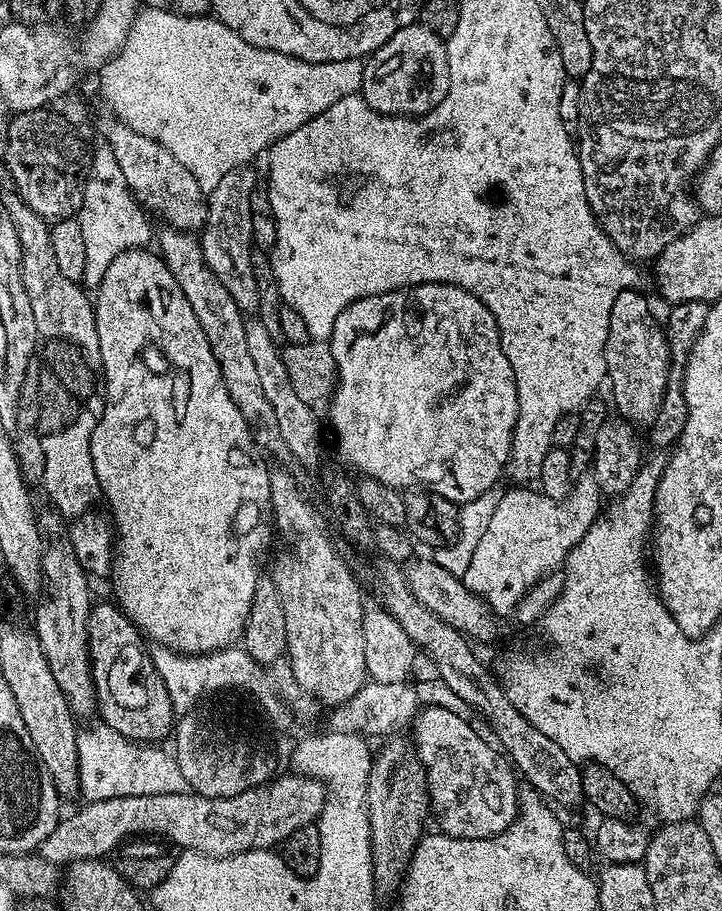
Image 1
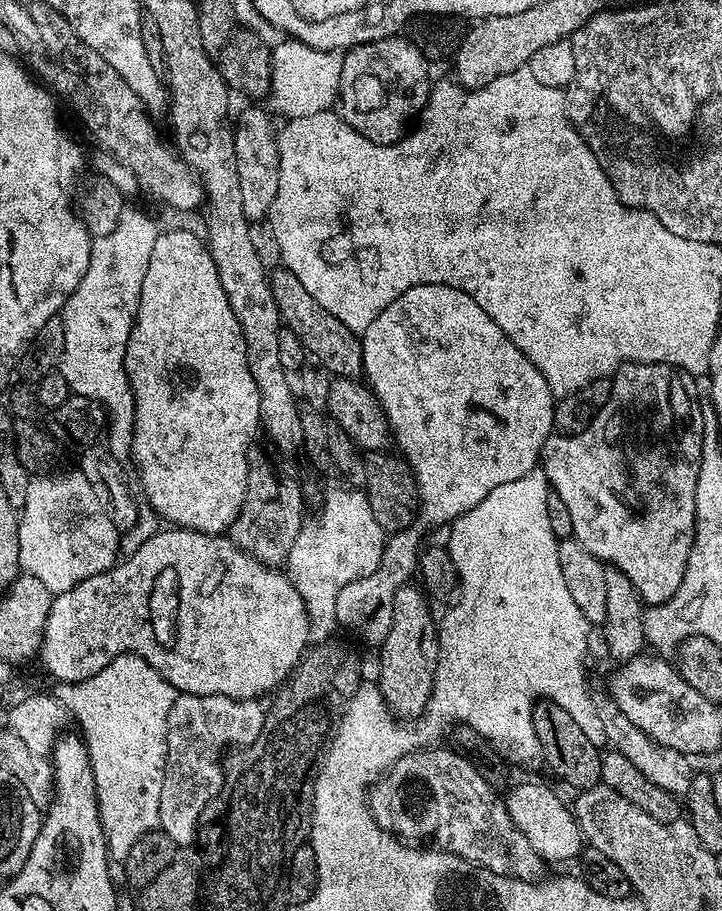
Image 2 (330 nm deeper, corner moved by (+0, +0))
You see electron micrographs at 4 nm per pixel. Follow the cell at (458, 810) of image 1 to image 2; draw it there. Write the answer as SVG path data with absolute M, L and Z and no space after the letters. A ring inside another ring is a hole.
M520 784L509 787L506 792L508 813L530 842L534 850L546 862L552 860L575 861L582 851L580 826L573 809L564 805L564 800L552 788L544 784ZM508 795L508 796L507 796Z

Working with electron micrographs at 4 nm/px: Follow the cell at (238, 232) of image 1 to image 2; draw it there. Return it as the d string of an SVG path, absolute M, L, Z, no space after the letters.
M244 108L240 117L235 117L234 154L238 162L238 183L242 189L242 210L250 222L256 222L269 215L274 206L274 198L278 194L278 154L277 129L272 129L273 117L260 108Z

